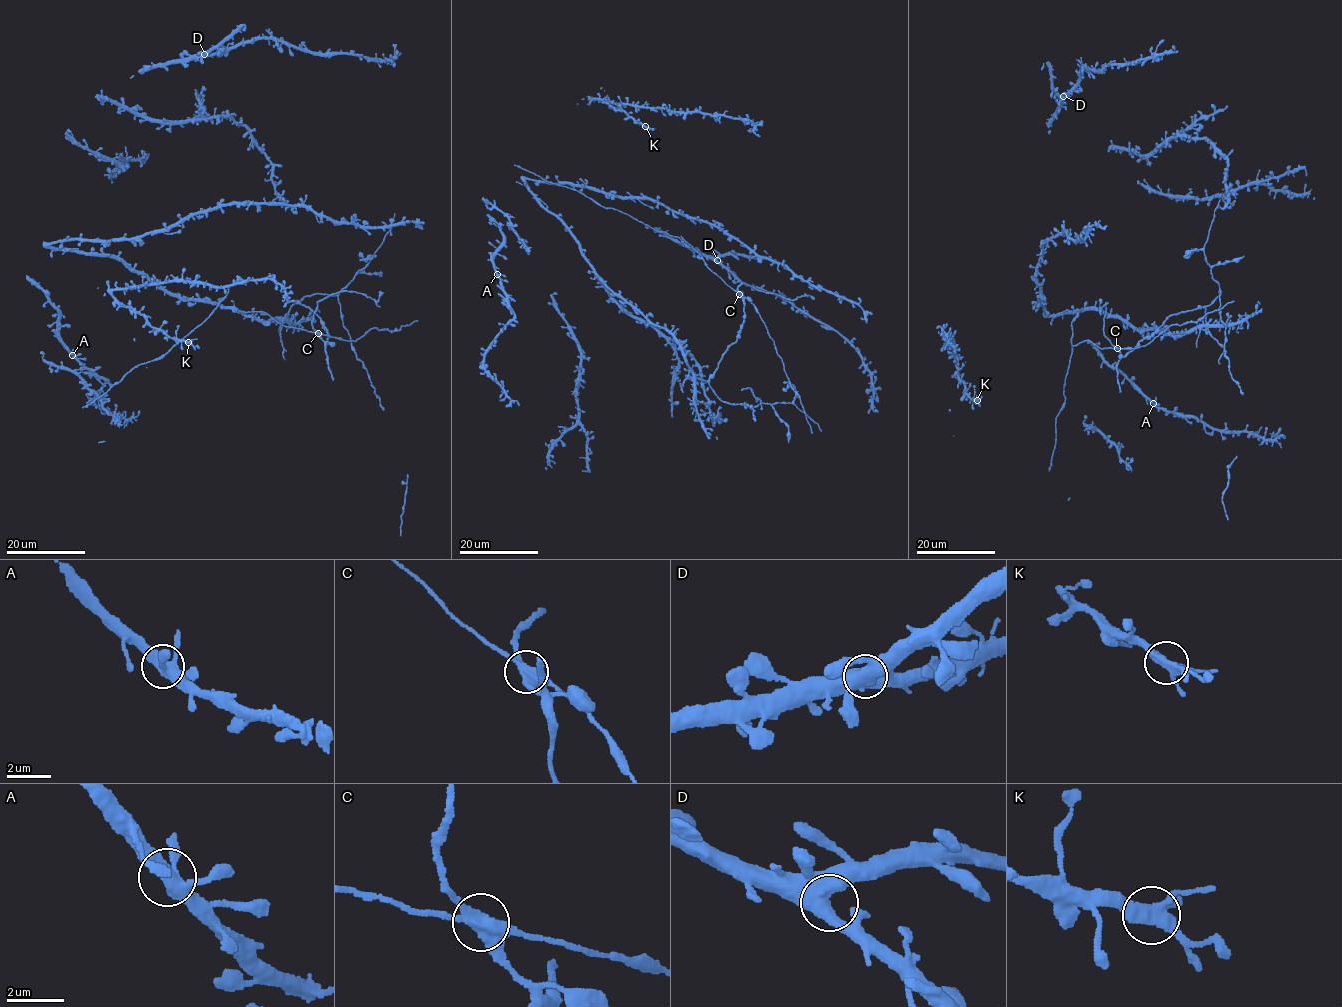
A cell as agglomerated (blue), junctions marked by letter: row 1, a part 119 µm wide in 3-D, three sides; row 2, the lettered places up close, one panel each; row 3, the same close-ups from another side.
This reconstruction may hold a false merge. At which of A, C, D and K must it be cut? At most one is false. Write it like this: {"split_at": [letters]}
{"split_at": ["C"]}

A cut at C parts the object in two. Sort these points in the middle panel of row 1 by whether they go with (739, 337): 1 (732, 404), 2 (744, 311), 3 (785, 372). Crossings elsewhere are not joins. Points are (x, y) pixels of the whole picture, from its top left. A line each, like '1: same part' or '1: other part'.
1: same part
2: same part
3: other part

